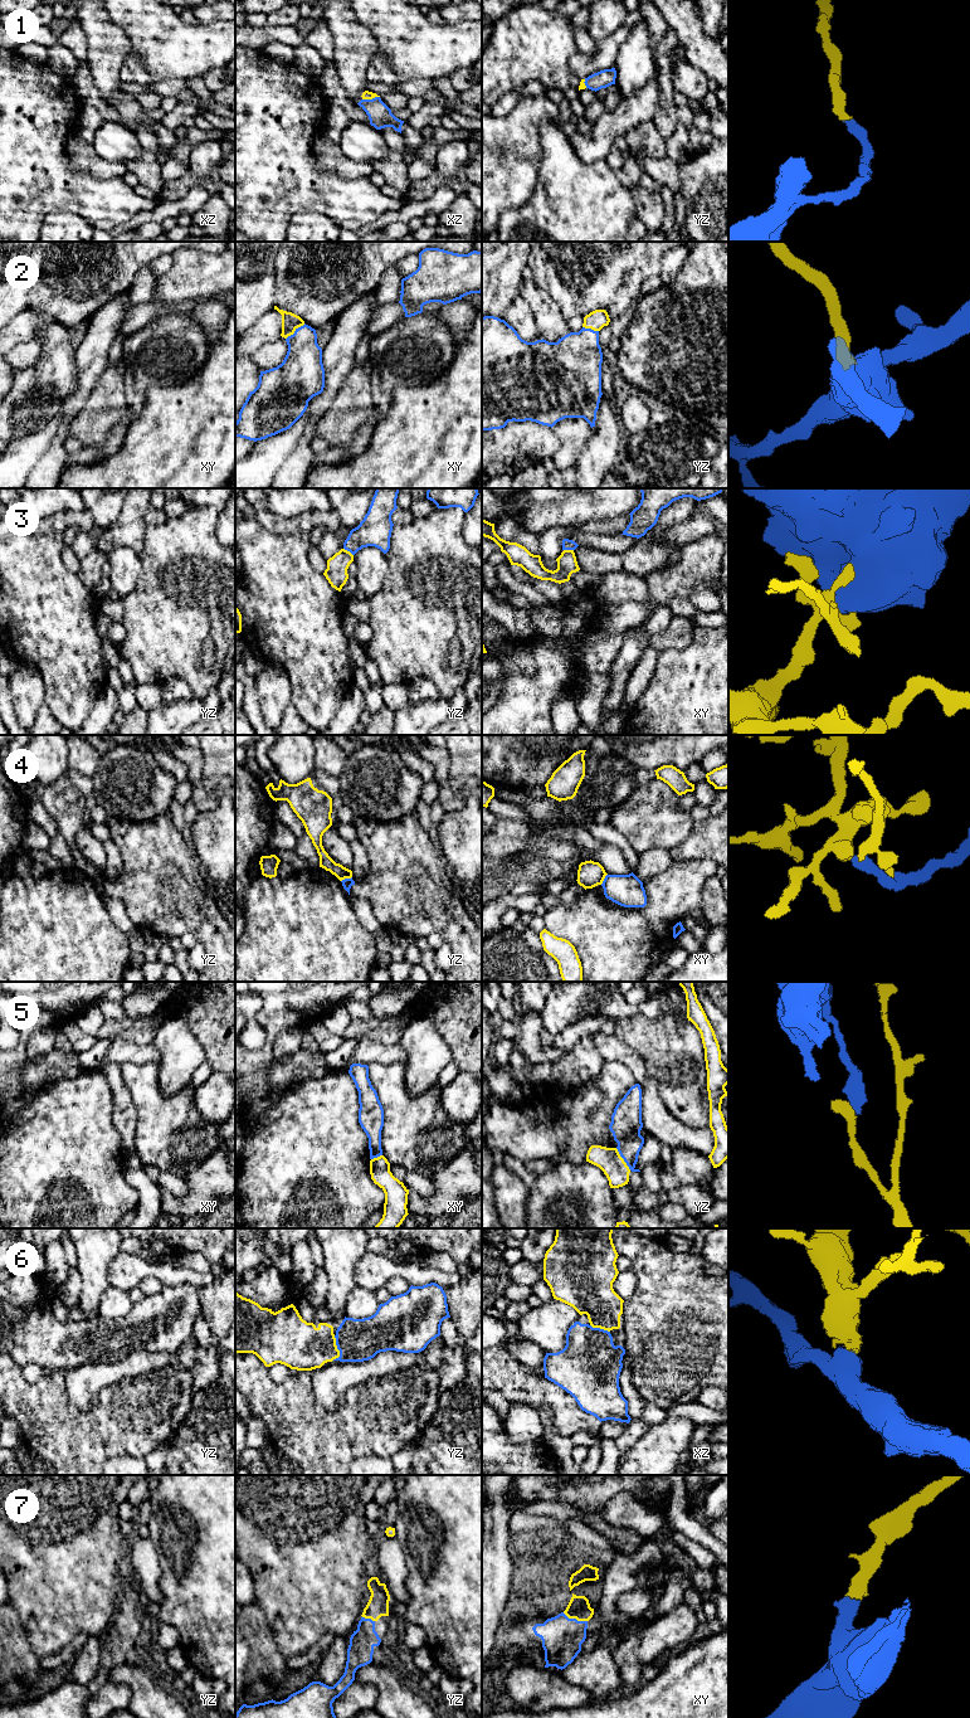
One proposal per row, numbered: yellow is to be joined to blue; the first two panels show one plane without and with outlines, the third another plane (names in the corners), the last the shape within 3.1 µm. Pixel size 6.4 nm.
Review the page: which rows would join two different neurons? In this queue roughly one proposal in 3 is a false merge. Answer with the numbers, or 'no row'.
3, 4

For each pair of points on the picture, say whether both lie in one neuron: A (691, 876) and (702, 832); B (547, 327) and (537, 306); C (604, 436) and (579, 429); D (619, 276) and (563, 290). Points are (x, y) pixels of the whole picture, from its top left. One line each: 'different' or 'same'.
A: same
B: same
C: different
D: same

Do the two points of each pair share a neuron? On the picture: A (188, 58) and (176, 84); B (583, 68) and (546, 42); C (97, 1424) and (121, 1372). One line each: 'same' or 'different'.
A: different
B: different
C: different

